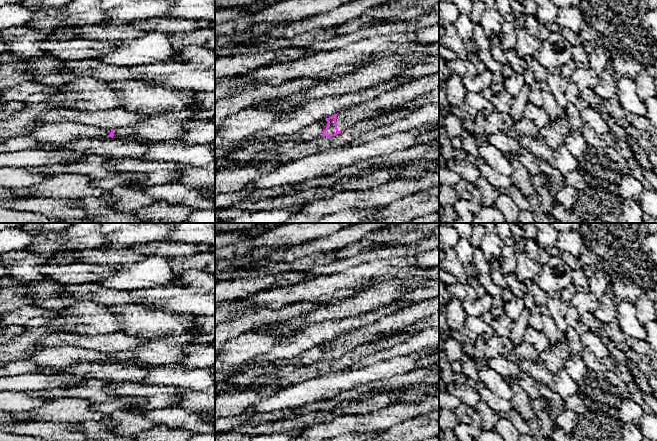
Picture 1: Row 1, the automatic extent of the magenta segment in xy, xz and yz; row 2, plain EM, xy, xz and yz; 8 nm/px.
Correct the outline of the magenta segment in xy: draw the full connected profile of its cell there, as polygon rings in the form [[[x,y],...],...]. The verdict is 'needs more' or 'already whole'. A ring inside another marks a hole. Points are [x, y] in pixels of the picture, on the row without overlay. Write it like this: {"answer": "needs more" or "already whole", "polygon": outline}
{"answer": "needs more", "polygon": [[[186,332],[164,338],[150,339],[133,350],[112,353],[107,361],[132,364],[144,368],[178,364],[185,355],[185,348],[200,334]]]}

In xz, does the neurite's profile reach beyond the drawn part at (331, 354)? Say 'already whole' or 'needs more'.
needs more

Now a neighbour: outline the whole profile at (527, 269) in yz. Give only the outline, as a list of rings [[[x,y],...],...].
[[[524,251],[515,253],[517,268],[514,272],[520,281],[534,280],[542,270],[542,265],[532,260]]]

